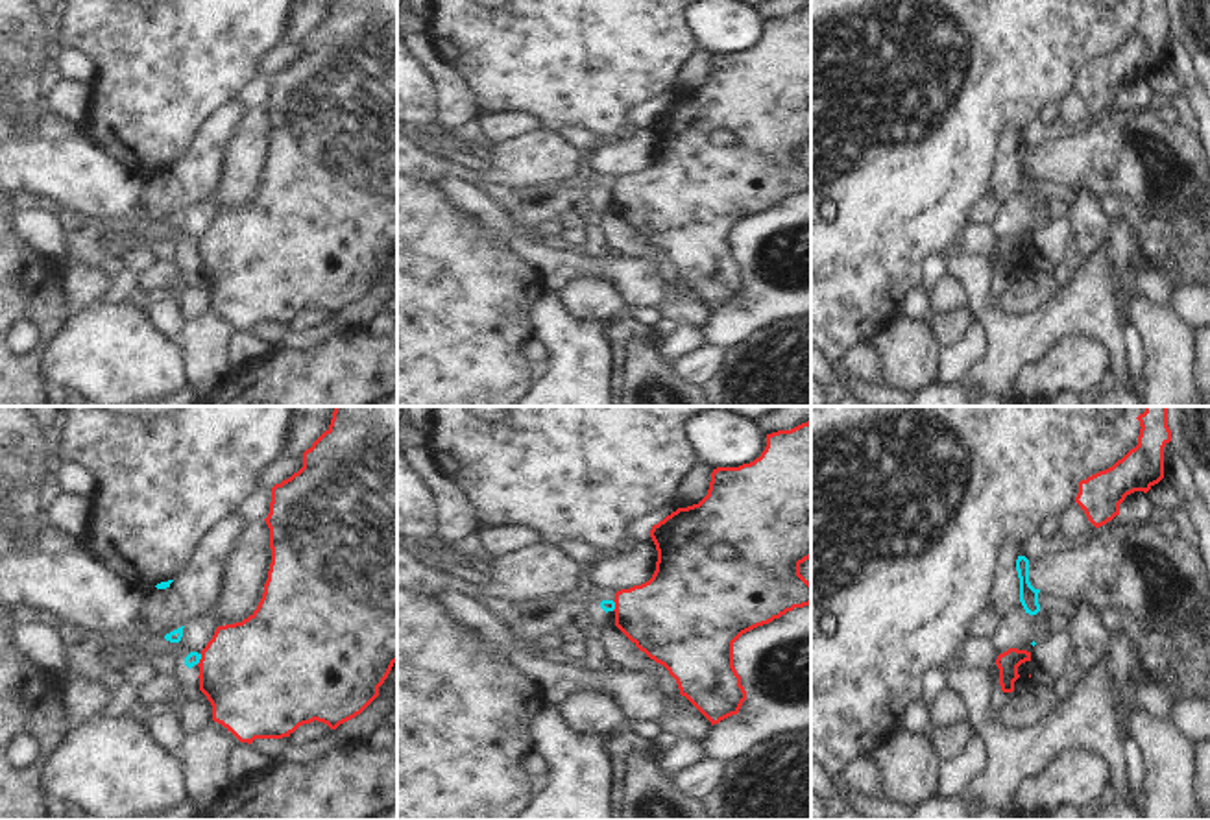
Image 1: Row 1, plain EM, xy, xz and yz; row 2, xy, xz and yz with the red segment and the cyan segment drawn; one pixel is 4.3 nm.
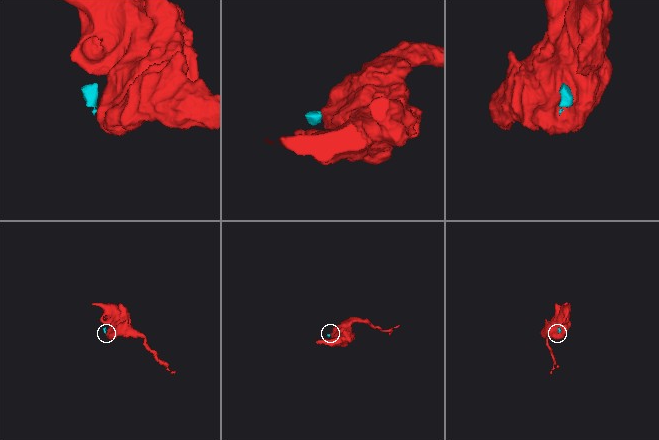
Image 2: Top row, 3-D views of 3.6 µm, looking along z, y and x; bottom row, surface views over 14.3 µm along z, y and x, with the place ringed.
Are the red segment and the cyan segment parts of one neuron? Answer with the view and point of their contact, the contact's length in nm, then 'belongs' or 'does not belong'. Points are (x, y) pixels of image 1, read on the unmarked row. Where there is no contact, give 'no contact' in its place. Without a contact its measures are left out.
xy (200, 246) | 50 nm | does not belong

